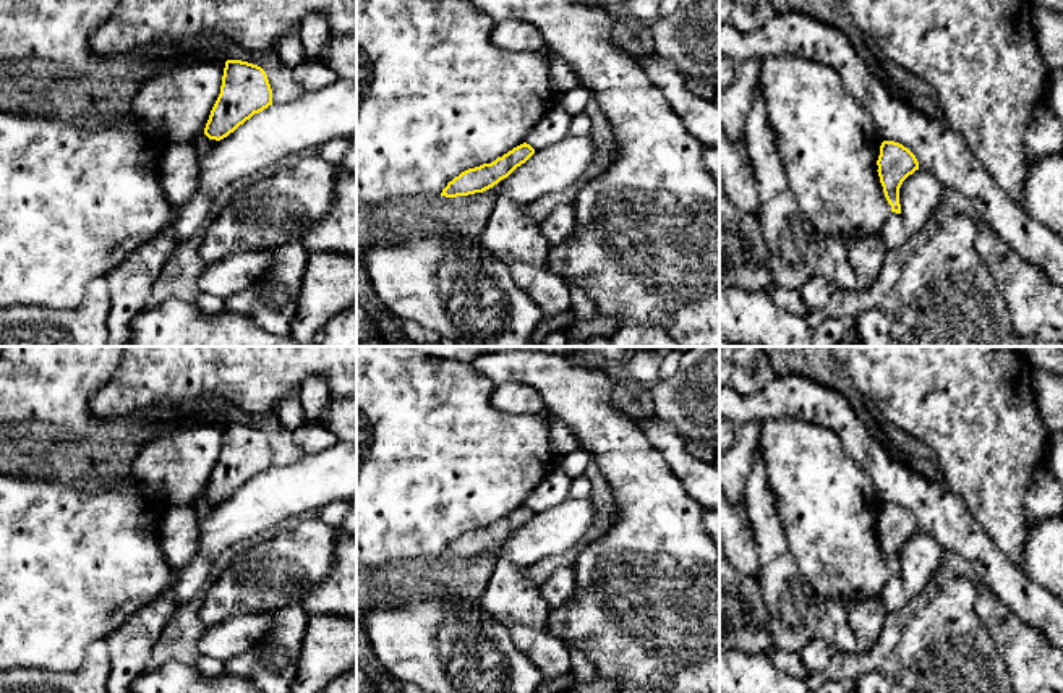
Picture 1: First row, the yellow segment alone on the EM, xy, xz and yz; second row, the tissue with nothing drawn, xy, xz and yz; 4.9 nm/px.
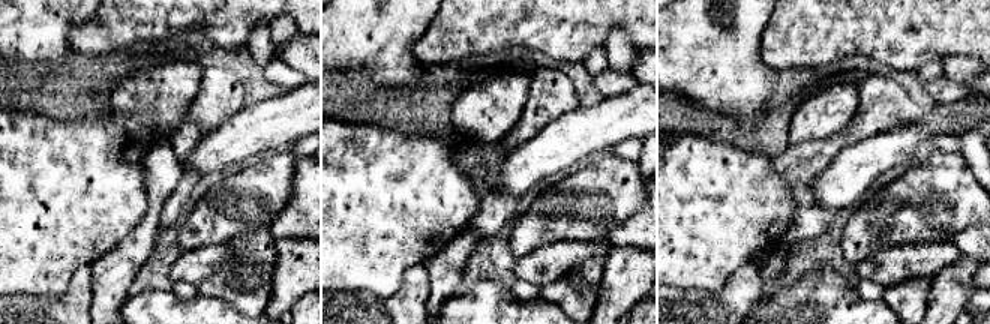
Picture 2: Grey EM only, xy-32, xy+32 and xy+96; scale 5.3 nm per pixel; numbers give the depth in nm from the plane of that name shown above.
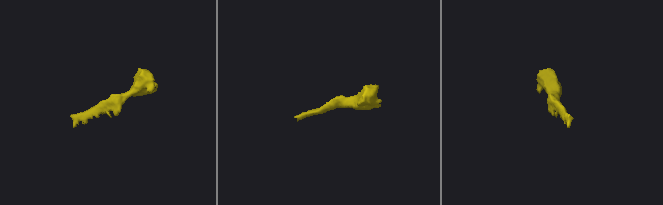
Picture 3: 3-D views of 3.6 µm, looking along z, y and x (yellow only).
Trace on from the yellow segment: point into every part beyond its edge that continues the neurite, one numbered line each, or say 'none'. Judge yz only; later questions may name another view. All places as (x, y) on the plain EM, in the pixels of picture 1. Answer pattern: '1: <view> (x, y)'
none

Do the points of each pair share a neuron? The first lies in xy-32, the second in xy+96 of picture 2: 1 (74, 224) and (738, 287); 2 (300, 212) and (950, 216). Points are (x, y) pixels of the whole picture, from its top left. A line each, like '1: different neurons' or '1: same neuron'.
1: different neurons
2: different neurons

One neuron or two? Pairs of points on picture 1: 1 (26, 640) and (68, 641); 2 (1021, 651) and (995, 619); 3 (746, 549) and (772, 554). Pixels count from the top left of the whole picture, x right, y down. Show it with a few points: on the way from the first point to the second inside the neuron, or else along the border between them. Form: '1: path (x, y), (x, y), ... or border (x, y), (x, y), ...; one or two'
1: path (36, 640), (59, 640); one
2: path (1018, 643), (1003, 627); one
3: border (746, 514), (755, 543), (757, 573); two

